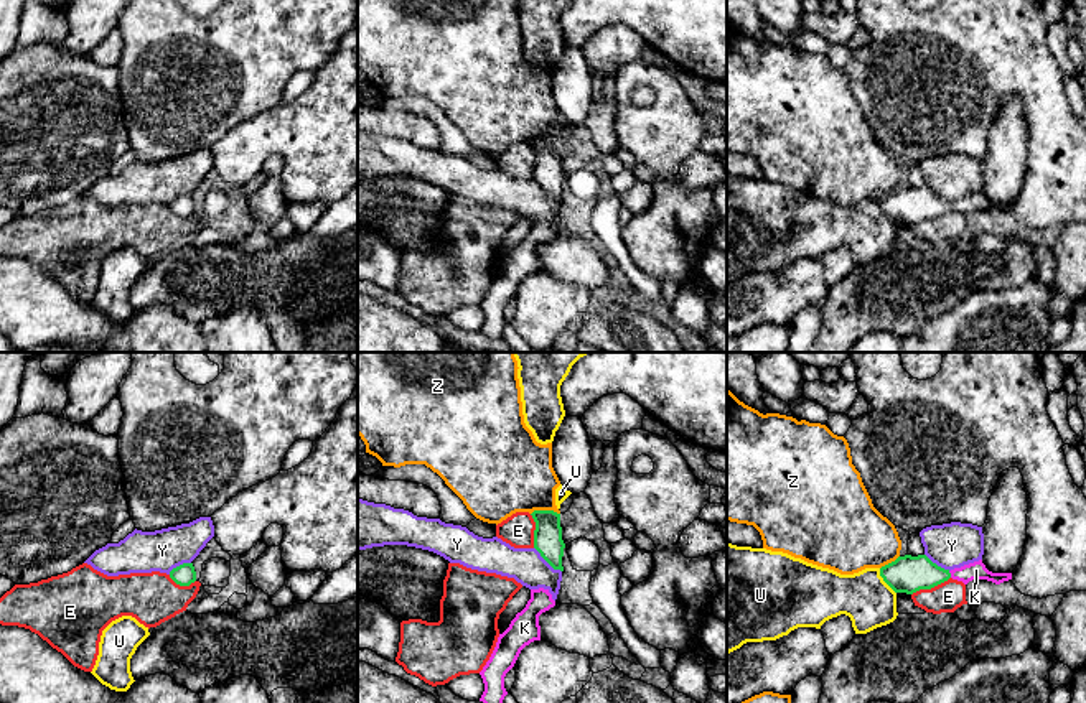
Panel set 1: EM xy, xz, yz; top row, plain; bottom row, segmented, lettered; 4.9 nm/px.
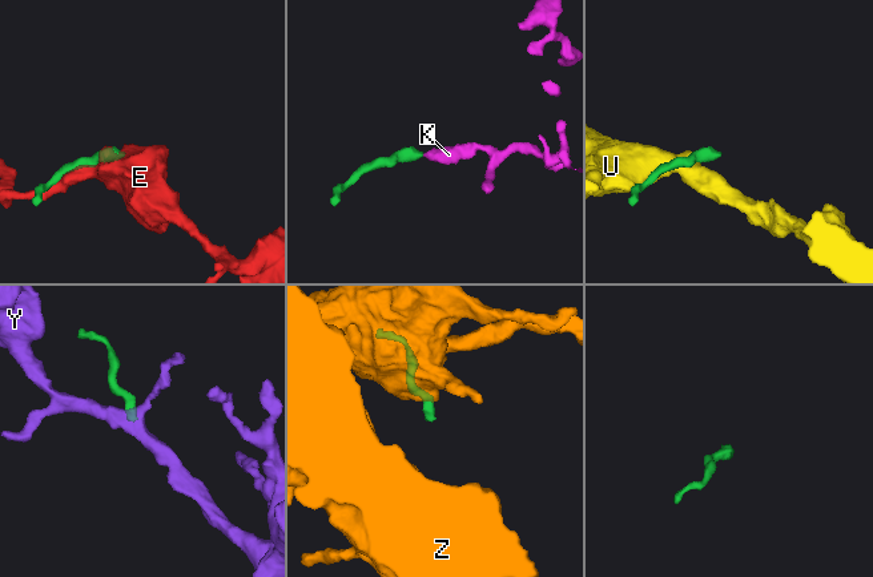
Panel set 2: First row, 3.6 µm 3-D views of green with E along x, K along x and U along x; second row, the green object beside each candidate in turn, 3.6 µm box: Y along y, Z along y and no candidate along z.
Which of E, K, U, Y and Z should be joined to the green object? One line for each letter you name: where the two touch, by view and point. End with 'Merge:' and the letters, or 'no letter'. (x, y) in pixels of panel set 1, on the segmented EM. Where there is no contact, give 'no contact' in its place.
K: contact yz (950, 575)
Merge: K

